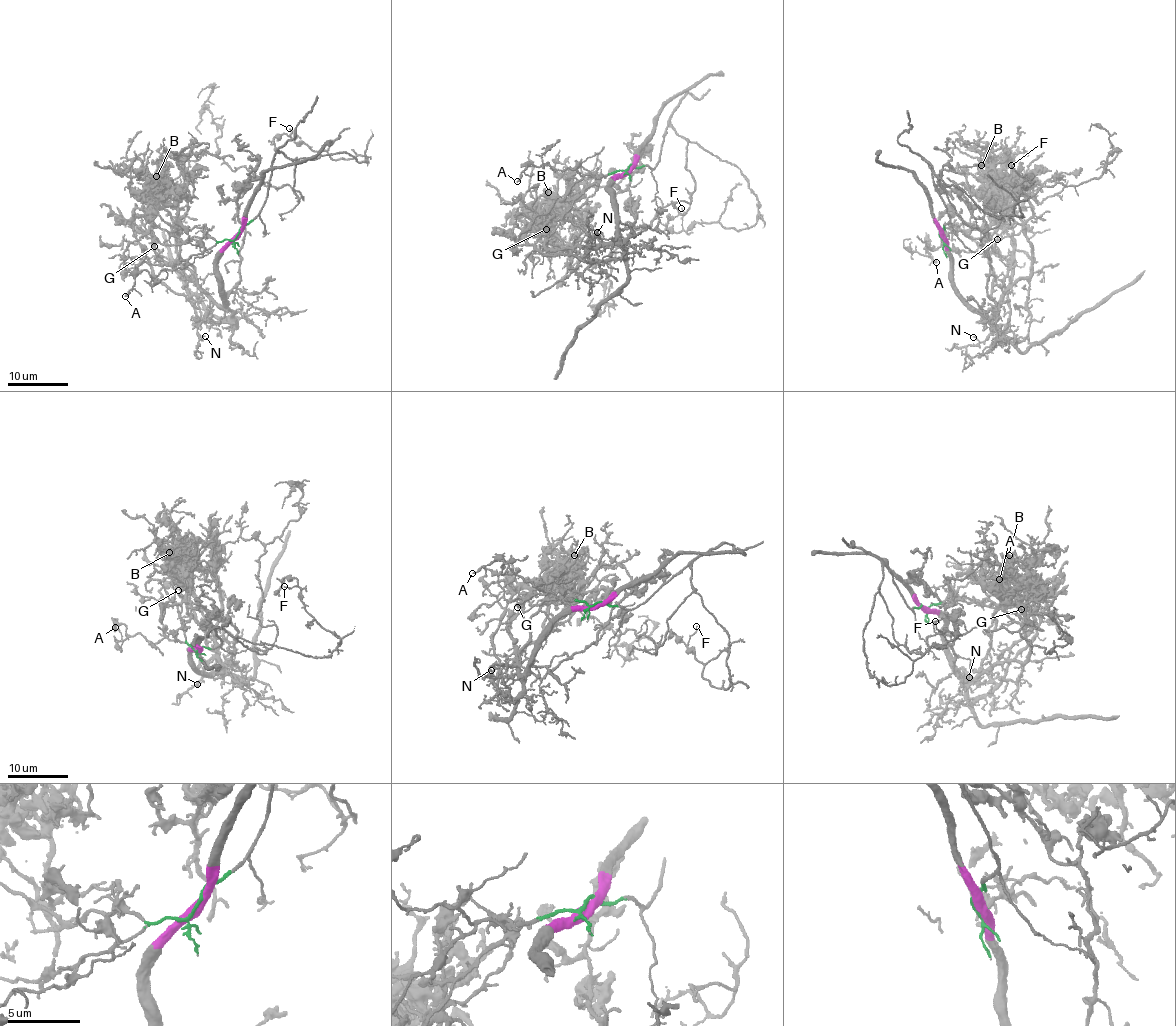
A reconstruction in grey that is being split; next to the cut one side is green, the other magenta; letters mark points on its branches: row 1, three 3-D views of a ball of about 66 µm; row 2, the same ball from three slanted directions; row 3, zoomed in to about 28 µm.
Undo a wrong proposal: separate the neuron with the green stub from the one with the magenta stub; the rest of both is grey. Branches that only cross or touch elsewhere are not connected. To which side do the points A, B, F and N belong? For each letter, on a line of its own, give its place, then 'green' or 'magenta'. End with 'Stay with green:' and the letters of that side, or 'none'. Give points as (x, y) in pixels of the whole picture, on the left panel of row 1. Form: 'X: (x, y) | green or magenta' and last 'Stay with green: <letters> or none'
A: (125, 296) | green
B: (156, 176) | magenta
F: (289, 128) | green
N: (205, 336) | magenta
Stay with green: A, F

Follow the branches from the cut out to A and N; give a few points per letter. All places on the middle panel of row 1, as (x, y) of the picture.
A: (629, 168), (595, 177), (583, 176), (574, 168), (554, 170), (546, 164), (527, 165), (516, 182)
N: (629, 169), (610, 187), (616, 235), (607, 242), (590, 238), (586, 249), (593, 244), (596, 232)

